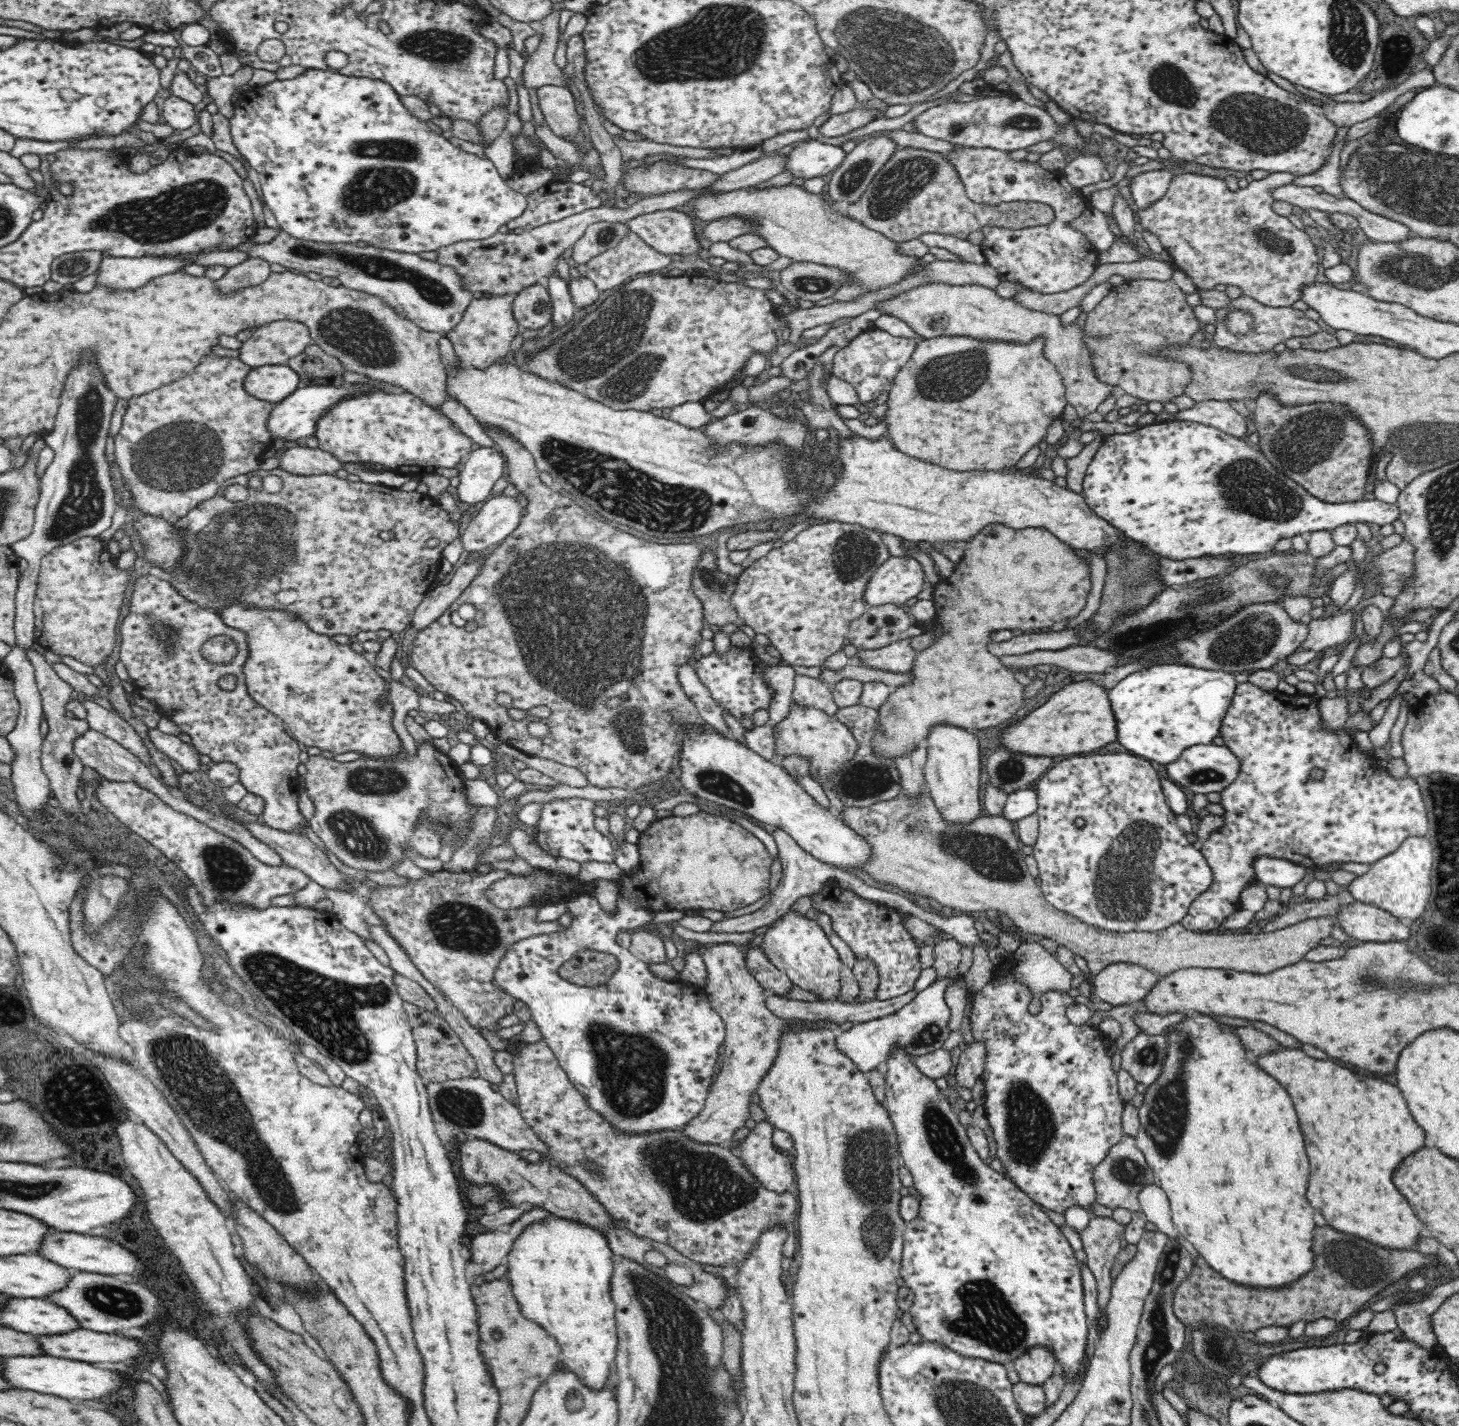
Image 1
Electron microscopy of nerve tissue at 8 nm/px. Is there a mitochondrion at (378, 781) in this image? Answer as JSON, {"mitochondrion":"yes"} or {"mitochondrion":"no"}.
{"mitochondrion":"yes"}

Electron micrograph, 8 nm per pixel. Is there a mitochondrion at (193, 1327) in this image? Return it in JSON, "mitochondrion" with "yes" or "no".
{"mitochondrion":"no"}

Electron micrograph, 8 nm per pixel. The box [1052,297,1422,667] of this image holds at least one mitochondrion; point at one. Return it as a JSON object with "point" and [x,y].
{"point":[1246,485]}

